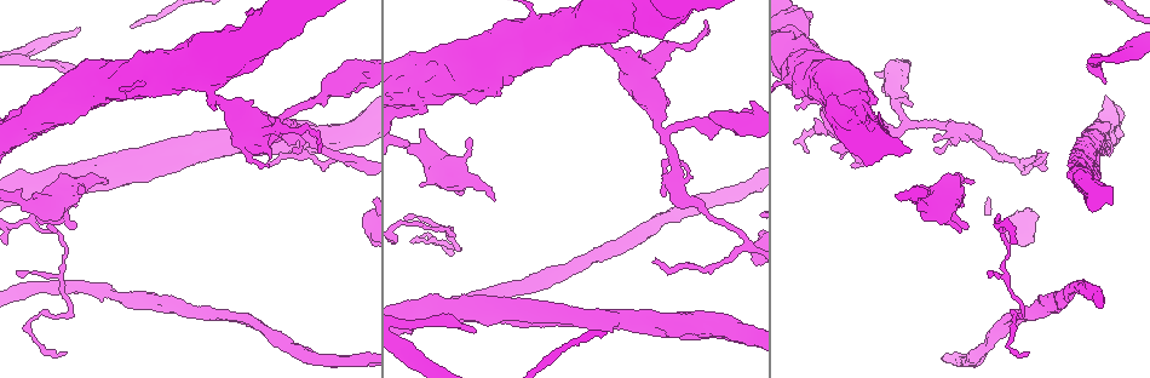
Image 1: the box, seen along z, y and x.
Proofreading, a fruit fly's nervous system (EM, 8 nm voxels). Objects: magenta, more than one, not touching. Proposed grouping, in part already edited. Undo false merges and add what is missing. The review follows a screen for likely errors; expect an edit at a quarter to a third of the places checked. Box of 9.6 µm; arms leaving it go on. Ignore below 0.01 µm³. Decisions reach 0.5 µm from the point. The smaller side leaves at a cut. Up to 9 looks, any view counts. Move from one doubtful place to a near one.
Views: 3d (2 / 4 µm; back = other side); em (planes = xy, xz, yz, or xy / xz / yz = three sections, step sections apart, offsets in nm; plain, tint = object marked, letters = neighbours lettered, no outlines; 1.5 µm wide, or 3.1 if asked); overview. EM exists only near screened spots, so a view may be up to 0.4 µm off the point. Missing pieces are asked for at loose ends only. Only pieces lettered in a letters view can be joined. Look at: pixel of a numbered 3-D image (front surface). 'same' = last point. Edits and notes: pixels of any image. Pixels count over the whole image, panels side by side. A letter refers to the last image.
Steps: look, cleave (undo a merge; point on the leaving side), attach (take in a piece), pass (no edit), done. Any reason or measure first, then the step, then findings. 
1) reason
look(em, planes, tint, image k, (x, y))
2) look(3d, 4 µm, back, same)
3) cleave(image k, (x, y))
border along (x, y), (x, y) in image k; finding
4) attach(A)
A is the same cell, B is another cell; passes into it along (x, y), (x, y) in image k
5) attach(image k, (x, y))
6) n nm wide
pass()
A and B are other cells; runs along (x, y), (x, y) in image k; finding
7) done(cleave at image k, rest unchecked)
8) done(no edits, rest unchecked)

thick end
look(3d, 2 µm, back, image 1, (496, 297))

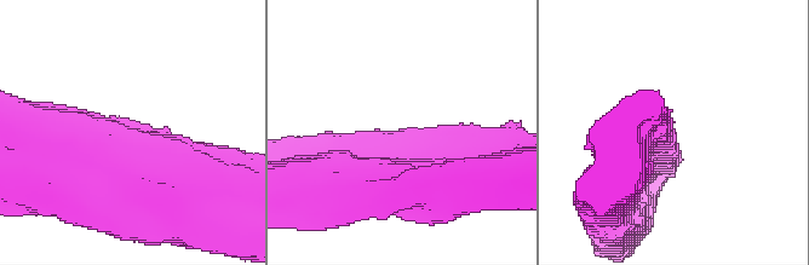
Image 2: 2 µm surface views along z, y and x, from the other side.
look(em, planes, letters, image 2, (672, 134))

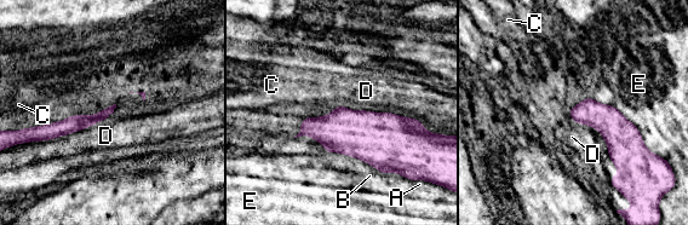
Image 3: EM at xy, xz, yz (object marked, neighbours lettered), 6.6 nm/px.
pass()
A, B, C, D and E are other cells; runs along (109, 110), (66, 127), (39, 128) in image 3; no lettered piece goes on from it

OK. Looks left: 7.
thick end
look(3d, 2 µm, image 1, (421, 131))

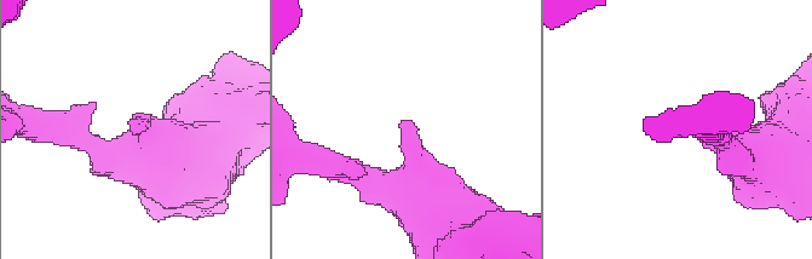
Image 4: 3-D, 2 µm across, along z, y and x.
look(em, yz, step 8, letters, image 4, (131, 123))

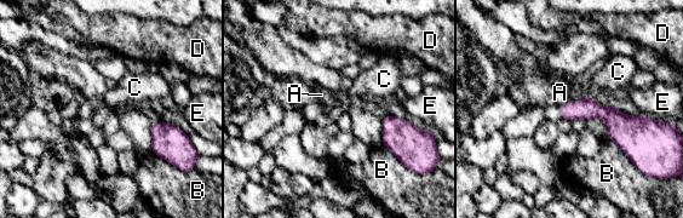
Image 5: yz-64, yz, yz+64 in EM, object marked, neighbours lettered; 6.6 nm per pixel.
pass()
A, B, C, D and E are other cells; runs along (562, 109), (643, 120) in image 5; none of them fits

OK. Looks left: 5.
look(em, yz, step 4, tint, image 1, (28, 173))

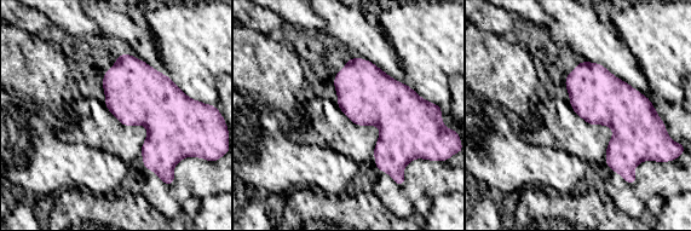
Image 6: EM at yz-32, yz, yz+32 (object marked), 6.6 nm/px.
look(em, yz, step 4, letters, same)

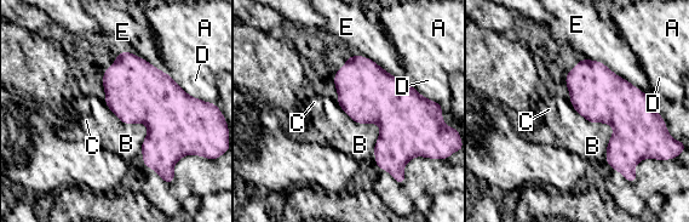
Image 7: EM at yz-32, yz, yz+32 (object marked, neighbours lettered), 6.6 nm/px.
pass()
A, B, C, D and E are other cells; border along (581, 57), (604, 63), (655, 107) in image 7; none of them fits

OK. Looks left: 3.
branch stops here
look(em, planes, letters, image 1, (476, 332))

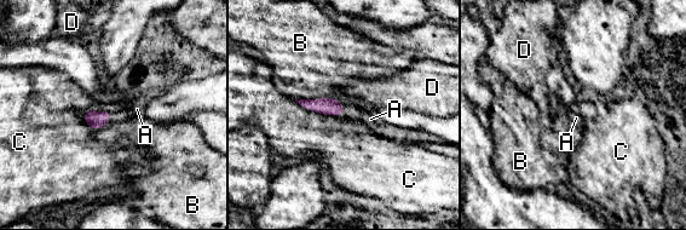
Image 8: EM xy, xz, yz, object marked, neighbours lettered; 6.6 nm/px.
120 nm wide
attach(A)
A is the same cell, B, C and D are other cells; passes into it along (329, 105), (344, 110), (370, 119) in image 8; the neuron continues

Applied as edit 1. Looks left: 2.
done(attach at image 8, rest unchecked)

